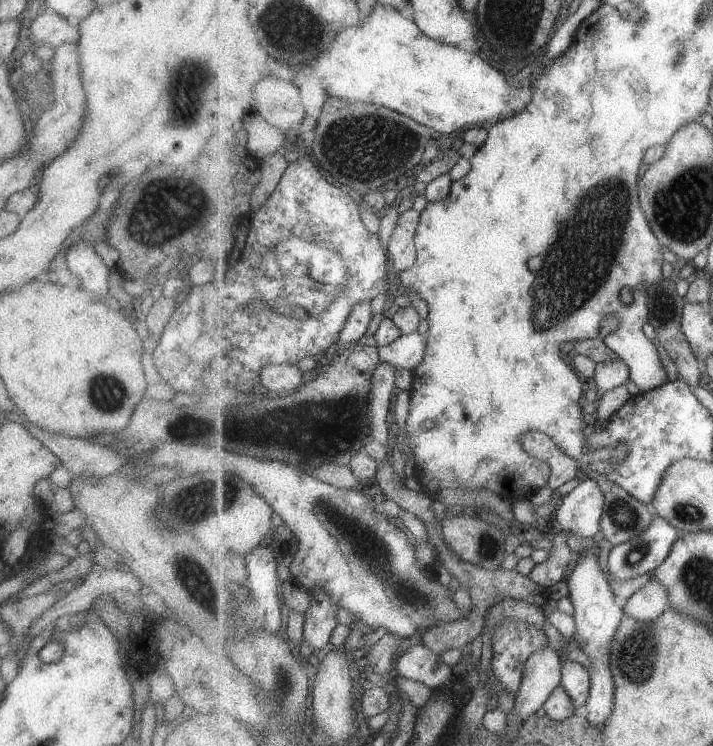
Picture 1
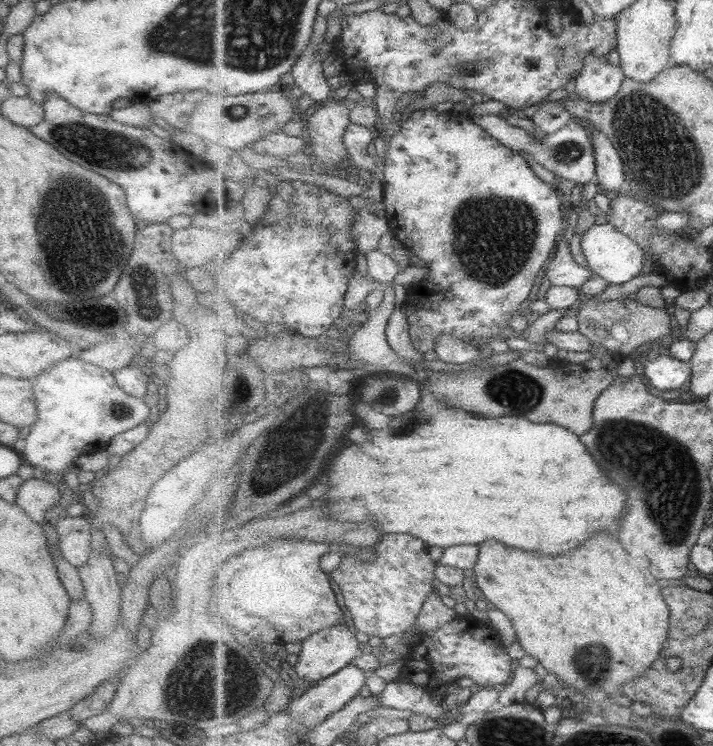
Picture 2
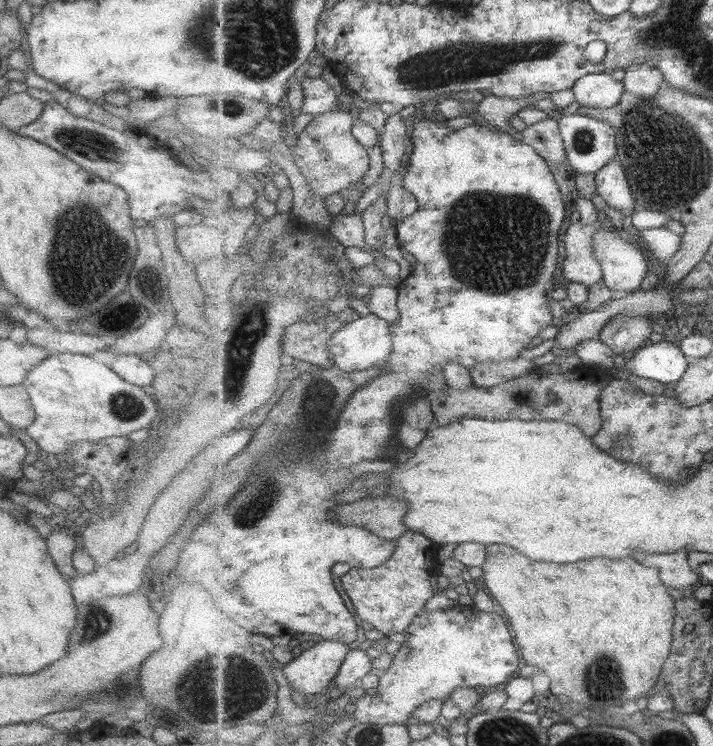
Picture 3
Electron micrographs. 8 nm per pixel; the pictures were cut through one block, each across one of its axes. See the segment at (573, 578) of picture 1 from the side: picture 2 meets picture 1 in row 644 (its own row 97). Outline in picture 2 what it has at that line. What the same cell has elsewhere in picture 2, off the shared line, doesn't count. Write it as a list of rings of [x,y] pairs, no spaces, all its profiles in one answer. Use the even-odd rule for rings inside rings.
[[[587,56],[583,70],[576,80],[575,91],[579,99],[591,103],[607,102],[621,90],[625,81],[621,65],[613,66],[606,57]]]

